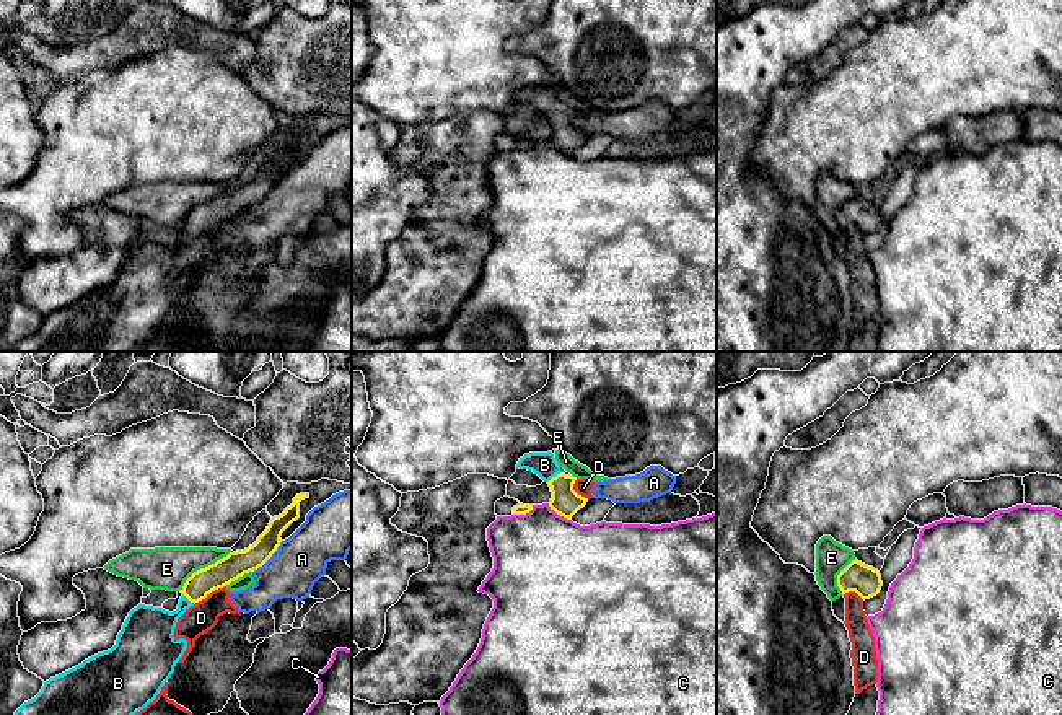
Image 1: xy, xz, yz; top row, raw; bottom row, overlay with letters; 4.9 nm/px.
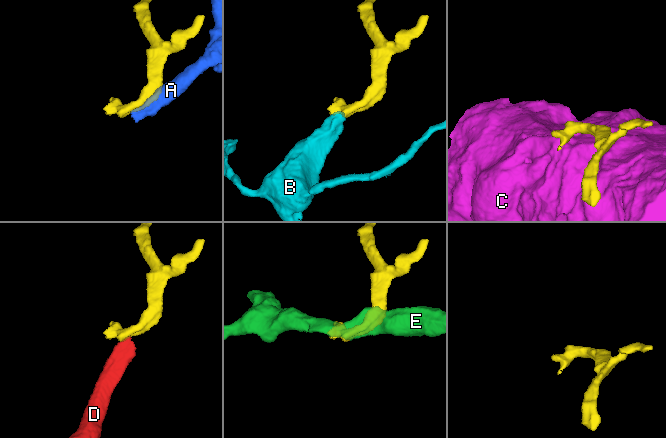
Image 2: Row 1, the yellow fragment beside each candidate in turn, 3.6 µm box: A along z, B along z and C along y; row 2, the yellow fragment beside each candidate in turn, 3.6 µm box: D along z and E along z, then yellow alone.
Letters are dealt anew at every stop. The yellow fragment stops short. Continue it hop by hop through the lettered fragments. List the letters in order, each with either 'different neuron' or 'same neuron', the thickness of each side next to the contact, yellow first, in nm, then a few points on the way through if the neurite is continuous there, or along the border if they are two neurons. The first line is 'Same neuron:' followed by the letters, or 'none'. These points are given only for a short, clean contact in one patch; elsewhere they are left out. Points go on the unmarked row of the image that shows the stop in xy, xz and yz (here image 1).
Same neuron: B
A: different neuron | 130/260 nm
B: same neuron | 140/120 nm | across xz (566, 137), (562, 122), (552, 113), (544, 100)
C: different neuron | 140/480 nm
D: different neuron | 130/150 nm | along xy (225, 220), (212, 225), (194, 240)
E: different neuron | 130/200 nm

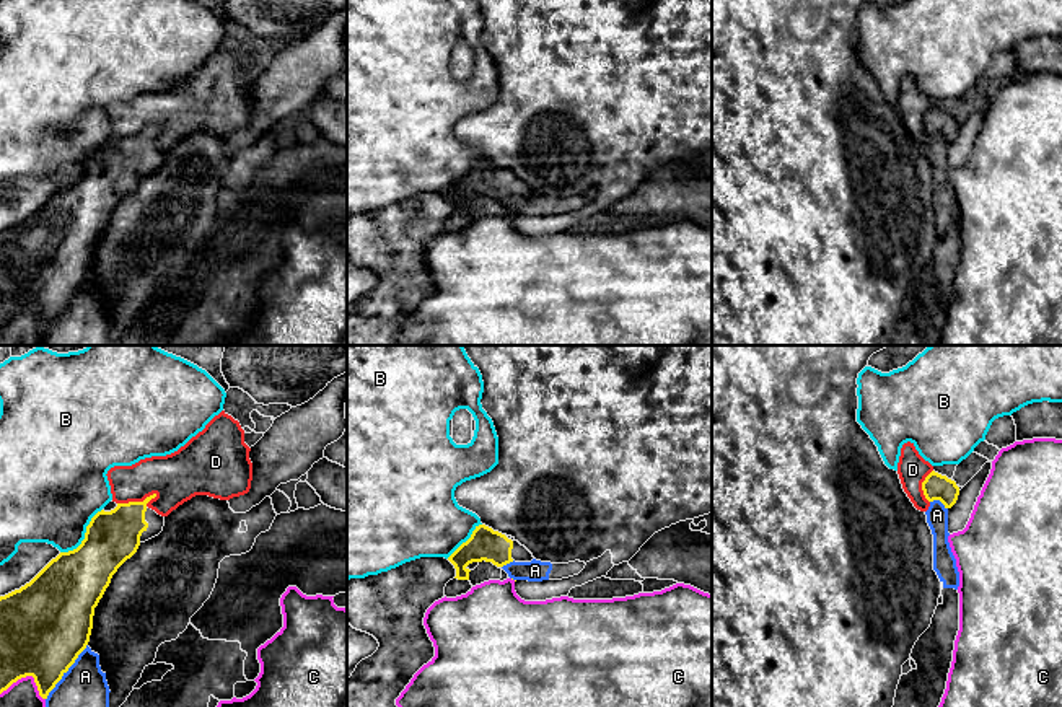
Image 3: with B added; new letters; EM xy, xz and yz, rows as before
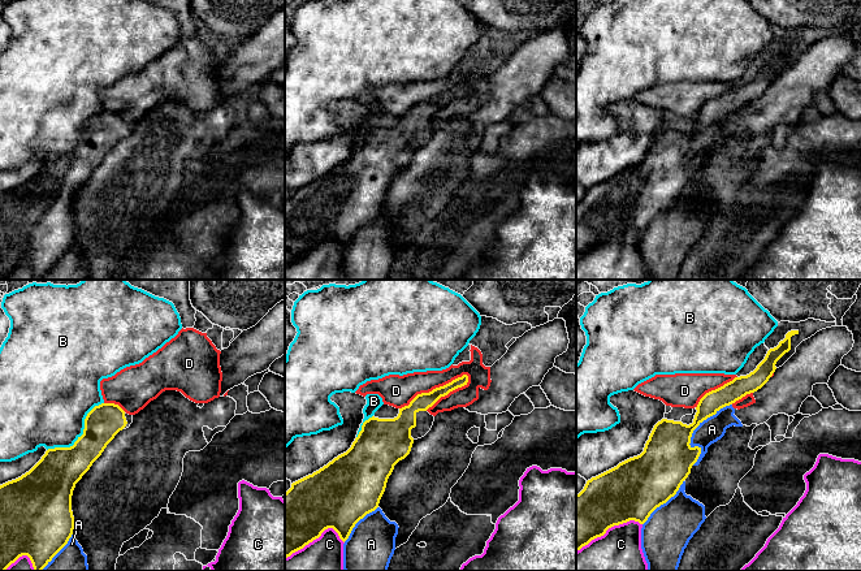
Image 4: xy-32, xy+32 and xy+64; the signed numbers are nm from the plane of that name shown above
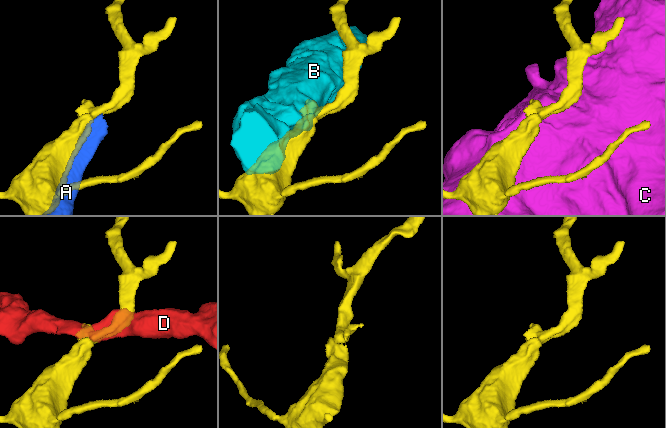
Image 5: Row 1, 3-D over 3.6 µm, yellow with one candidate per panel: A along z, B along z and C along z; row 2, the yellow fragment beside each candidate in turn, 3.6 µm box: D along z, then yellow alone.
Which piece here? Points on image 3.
Same neuron: none
A: different neuron | 440/320 nm
B: different neuron | 320/440 nm
C: different neuron | 440/220 nm
D: different neuron | 260/240 nm

